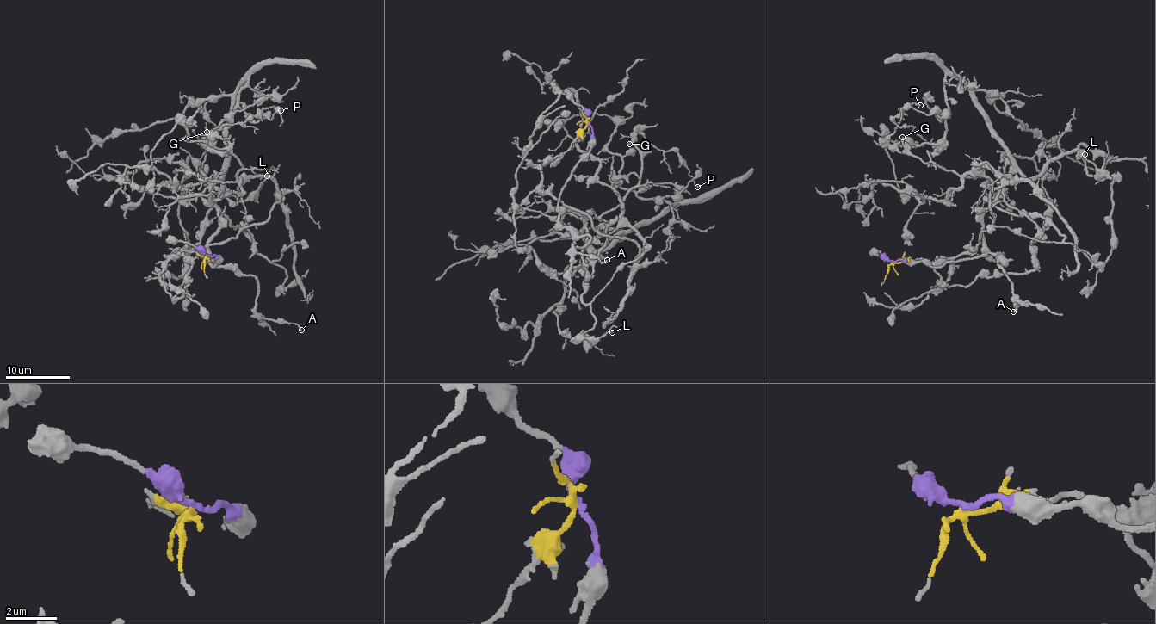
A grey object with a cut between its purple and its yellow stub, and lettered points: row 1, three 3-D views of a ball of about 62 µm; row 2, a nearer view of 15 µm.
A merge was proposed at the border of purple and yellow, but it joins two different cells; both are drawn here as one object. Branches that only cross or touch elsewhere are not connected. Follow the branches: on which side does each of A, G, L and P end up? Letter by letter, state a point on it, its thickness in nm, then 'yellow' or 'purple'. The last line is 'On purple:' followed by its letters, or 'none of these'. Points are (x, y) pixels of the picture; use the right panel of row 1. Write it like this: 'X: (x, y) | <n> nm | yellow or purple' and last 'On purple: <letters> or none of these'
A: (1013, 312) | 200 nm | purple
G: (902, 137) | 190 nm | yellow
L: (1084, 154) | 220 nm | purple
P: (920, 105) | 150 nm | yellow
On purple: A, L

